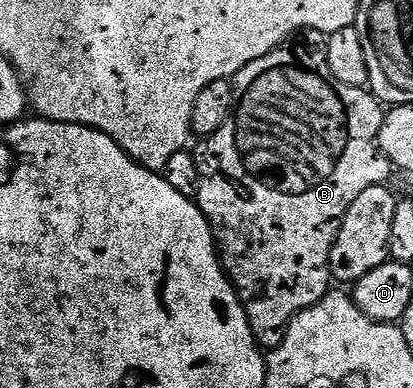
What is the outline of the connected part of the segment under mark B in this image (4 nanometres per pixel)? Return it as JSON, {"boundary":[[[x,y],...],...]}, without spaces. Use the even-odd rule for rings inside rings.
{"boundary":[[[305,29],[301,33],[294,34],[290,39],[283,42],[279,48],[269,55],[249,63],[240,73],[236,73],[233,84],[236,94],[242,95],[237,101],[237,112],[233,117],[233,129],[235,125],[235,145],[211,145],[215,143],[203,143],[197,149],[199,170],[201,171],[201,183],[199,184],[199,196],[197,204],[199,210],[205,215],[205,219],[211,225],[215,236],[215,247],[219,250],[219,259],[223,263],[223,272],[231,278],[239,294],[239,302],[249,319],[249,327],[253,331],[255,341],[264,350],[275,349],[285,339],[287,325],[301,311],[313,307],[321,298],[327,296],[333,285],[331,275],[331,252],[333,243],[339,234],[339,222],[353,207],[353,199],[361,195],[361,191],[369,191],[369,187],[384,184],[387,176],[393,173],[393,166],[383,156],[379,147],[379,132],[383,126],[385,116],[384,106],[378,97],[366,88],[358,89],[341,83],[329,71],[327,62],[327,38],[328,34],[316,29]]]}

